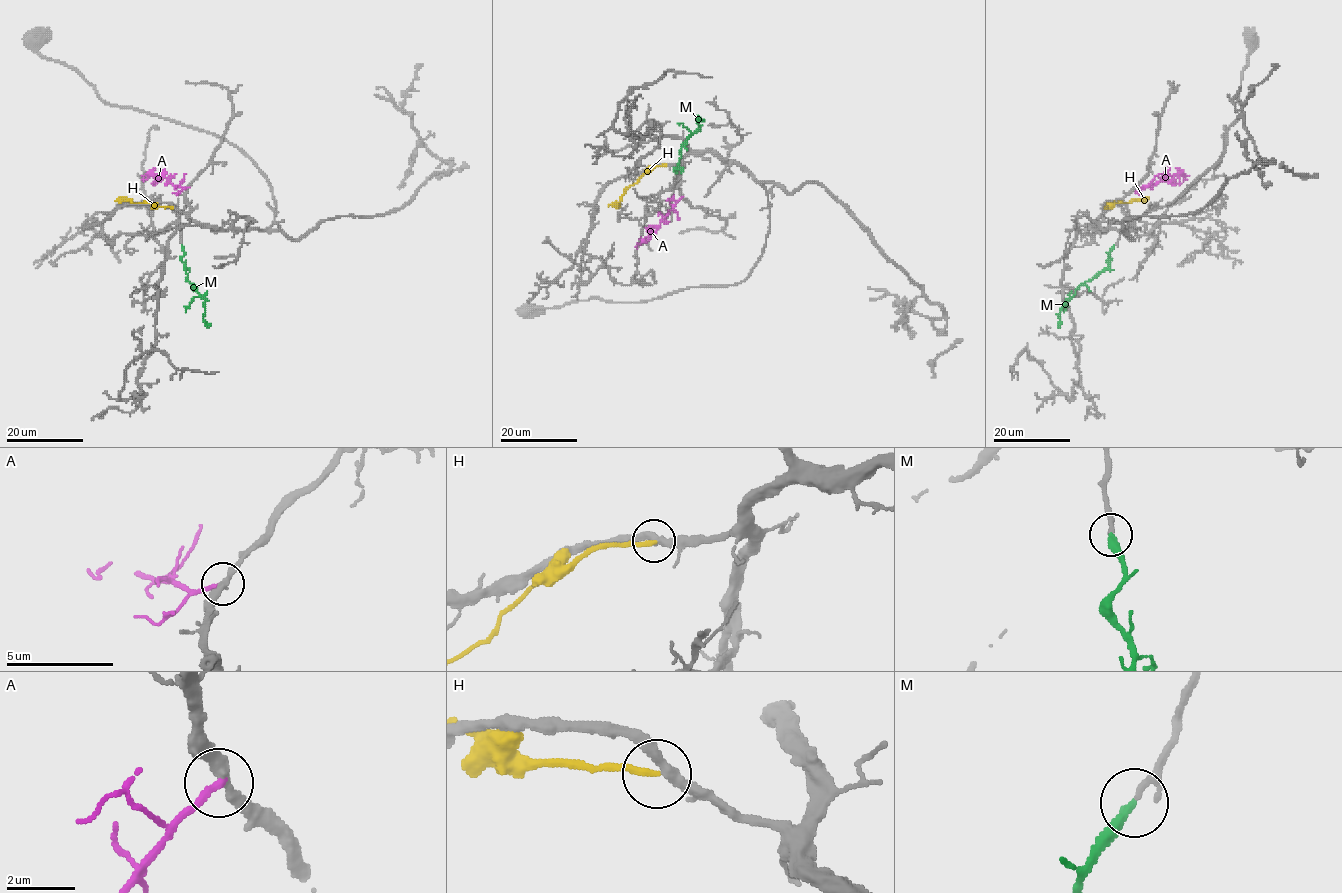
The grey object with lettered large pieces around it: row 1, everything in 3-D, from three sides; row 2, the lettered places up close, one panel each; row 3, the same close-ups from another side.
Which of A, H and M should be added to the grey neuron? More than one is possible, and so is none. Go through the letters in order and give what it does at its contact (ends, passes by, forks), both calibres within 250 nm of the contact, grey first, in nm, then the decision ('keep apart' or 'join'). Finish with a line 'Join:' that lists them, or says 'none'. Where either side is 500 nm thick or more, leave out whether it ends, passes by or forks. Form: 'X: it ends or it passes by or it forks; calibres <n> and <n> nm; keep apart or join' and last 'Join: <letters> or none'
A: it ends; calibres 280 and 200 nm; keep apart
H: it ends; calibres 320 and 200 nm; keep apart
M: it ends; calibres 160 and 300 nm; join
Join: M

